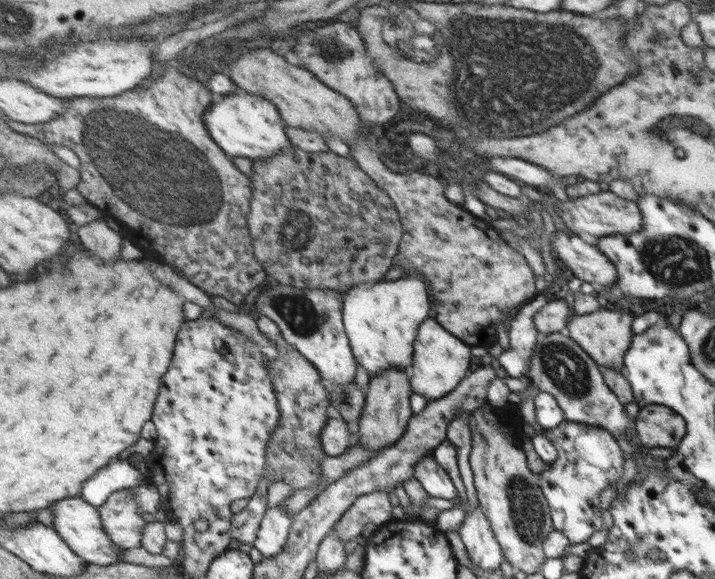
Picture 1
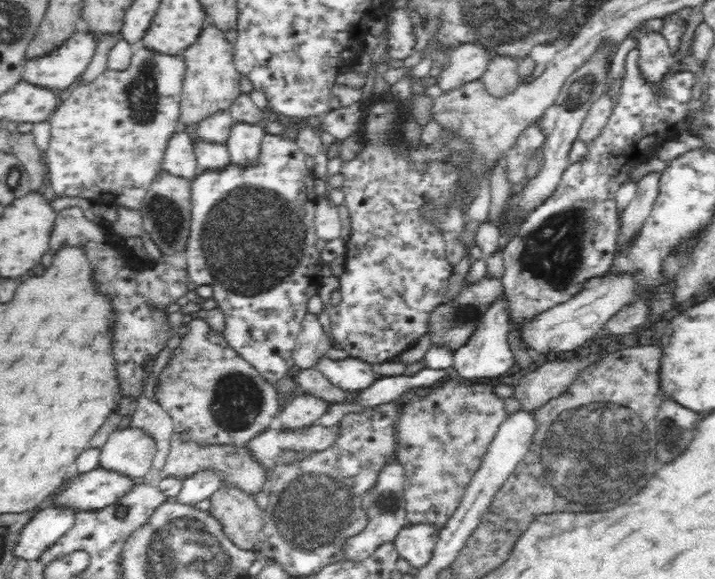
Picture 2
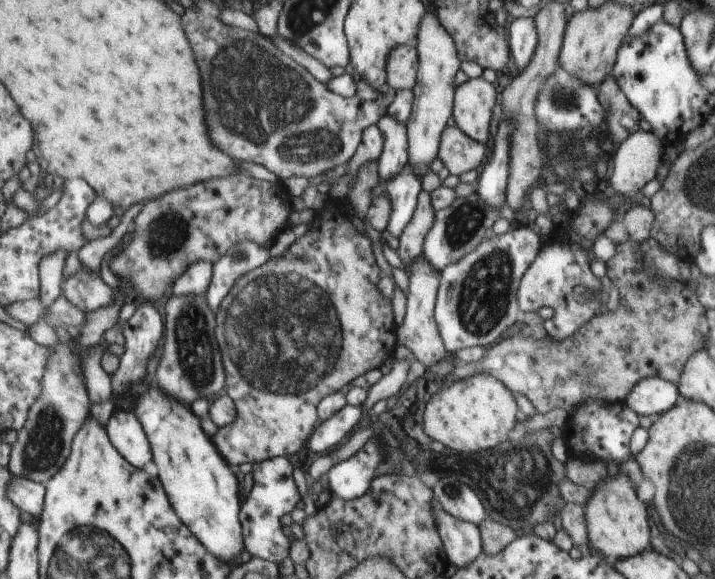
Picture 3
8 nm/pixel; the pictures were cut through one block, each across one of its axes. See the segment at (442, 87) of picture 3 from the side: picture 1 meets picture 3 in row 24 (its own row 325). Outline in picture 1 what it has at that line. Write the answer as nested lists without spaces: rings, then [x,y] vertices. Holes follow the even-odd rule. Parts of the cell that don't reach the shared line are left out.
[[[435,318],[421,322],[413,347],[412,364],[408,371],[409,383],[413,394],[419,394],[428,401],[445,397],[447,392],[457,386],[457,382],[465,376],[469,368],[469,346],[465,346],[463,340],[459,342],[457,337],[445,330]]]

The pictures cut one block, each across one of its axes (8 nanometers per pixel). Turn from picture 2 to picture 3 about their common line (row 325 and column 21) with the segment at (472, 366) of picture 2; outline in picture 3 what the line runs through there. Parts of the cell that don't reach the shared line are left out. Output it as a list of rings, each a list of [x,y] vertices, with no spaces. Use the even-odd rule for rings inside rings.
[[[15,476],[7,486],[8,495],[21,510],[33,517],[43,514],[46,503],[46,488],[43,484],[27,478]]]

